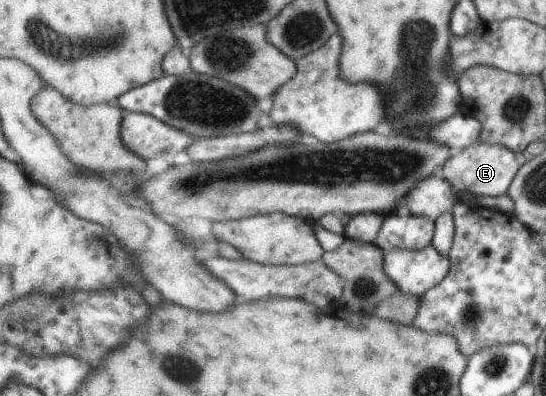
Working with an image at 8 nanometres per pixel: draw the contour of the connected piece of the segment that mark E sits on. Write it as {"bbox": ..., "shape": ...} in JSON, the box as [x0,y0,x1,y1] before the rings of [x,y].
{"bbox":[442,141,519,196],"shape":[[[476,141],[462,150],[454,150],[451,159],[448,159],[442,167],[442,176],[453,186],[455,190],[476,195],[504,196],[508,195],[512,179],[519,164],[514,160],[512,149],[495,142]]]}

